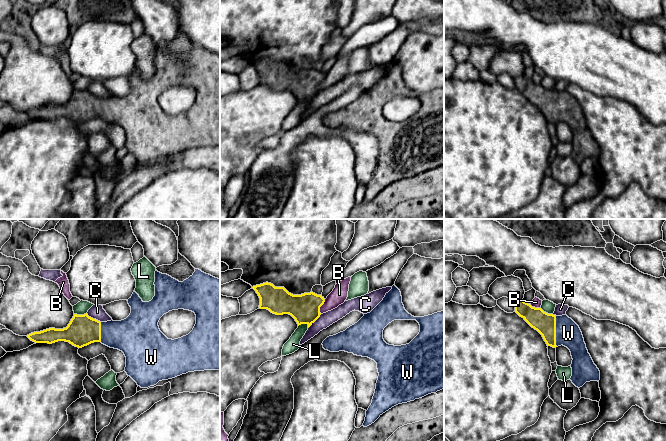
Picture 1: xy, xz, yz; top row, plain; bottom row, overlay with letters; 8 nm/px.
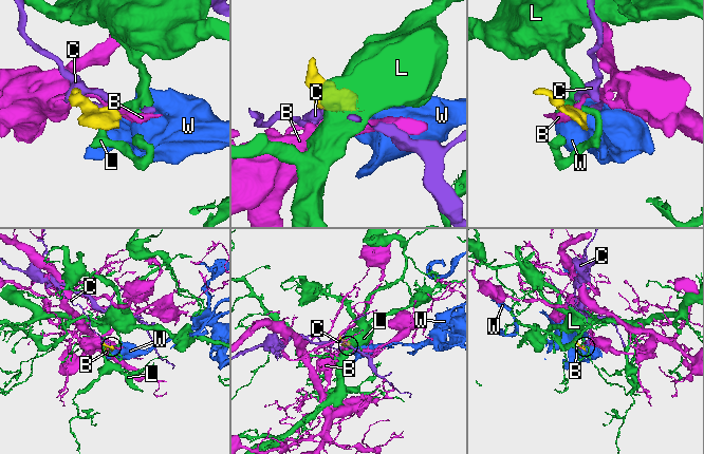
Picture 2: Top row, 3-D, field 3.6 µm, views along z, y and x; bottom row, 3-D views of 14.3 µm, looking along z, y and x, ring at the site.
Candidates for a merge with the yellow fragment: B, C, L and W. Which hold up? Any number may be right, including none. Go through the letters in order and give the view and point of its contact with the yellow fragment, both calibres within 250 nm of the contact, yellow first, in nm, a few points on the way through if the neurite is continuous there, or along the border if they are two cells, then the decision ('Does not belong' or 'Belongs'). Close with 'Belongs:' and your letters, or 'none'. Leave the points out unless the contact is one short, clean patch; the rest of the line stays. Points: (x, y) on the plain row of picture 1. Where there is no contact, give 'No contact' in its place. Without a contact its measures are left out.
B: Touches yellow at xz (321, 81). Thickness 240 nm (yellow) against 130 nm. Boundary: xz (325, 75), (320, 83), (320, 89). Does not belong
C: Touches yellow at xy (92, 94). Thickness 240 nm (yellow) against 120 nm. Boundary: xy (86, 89), (100, 98). Does not belong
L: Touches yellow at xz (303, 99). Thickness 240 nm (yellow) against 110 nm. Boundary: xz (308, 100), (300, 100), (298, 102). Does not belong
W: Touches yellow at yz (555, 107). Thickness 170 nm (yellow) against 200 nm. Belongs
Belongs: W

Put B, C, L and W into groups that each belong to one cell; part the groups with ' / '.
B / C / L / W

